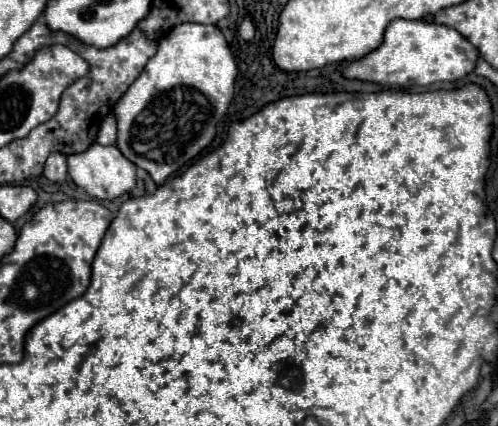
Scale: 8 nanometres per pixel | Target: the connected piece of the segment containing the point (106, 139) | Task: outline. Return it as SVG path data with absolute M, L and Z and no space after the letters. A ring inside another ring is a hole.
M109 113L103 119L99 135L97 135L97 143L101 143L101 145L117 145L117 117L115 117L115 113Z

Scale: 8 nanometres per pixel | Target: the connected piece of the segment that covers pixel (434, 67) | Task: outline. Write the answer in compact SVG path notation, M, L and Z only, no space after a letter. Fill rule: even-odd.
M395 19L385 29L383 43L367 57L357 59L347 67L343 67L341 75L345 79L359 79L377 85L401 85L401 87L407 87L409 83L431 85L441 81L463 79L467 73L473 71L477 57L479 57L477 49L451 27L425 21Z

